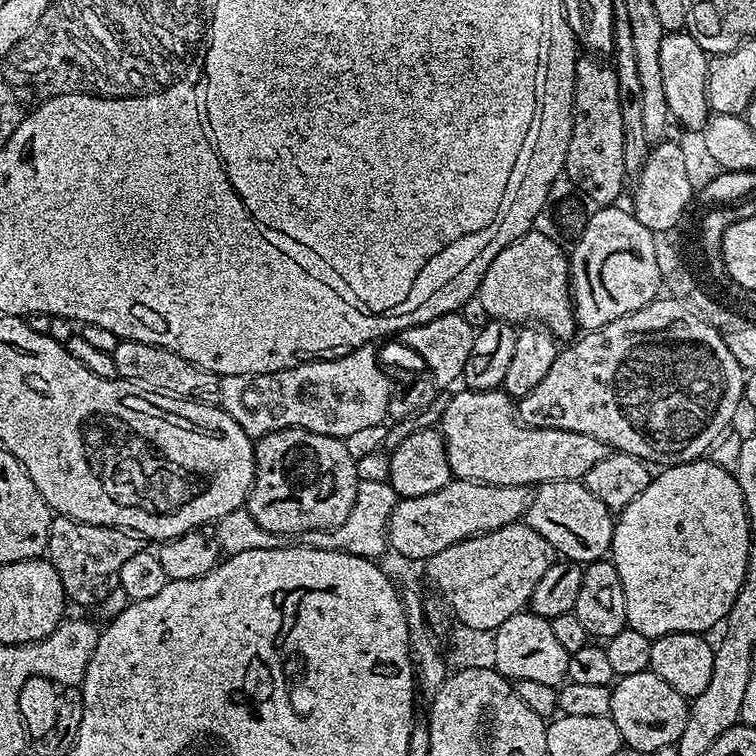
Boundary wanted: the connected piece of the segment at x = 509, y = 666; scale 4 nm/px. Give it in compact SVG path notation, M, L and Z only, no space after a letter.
M525 610L506 618L495 631L495 669L510 681L546 682L546 686L556 688L565 683L568 675L569 652L558 643L552 621Z

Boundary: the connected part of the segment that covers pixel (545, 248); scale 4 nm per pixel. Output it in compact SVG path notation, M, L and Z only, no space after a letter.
M540 231L527 232L493 256L480 283L478 299L493 320L504 320L513 326L536 321L551 330L553 336L568 342L578 332L576 310L572 306L570 256L560 249L558 241Z

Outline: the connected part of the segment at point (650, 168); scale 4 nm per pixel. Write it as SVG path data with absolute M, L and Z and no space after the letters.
M665 139L651 149L640 176L634 180L634 185L636 189L632 192L631 207L638 222L642 222L642 226L646 226L654 234L672 232L694 197L689 175L685 171L684 155L675 139Z

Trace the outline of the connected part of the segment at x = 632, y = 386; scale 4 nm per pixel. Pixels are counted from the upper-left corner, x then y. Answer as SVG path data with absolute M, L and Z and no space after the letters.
M657 298L634 314L626 314L593 332L584 332L565 348L568 348L565 352L564 349L557 351L554 366L550 366L550 374L546 374L546 378L542 378L542 382L538 382L538 386L534 386L530 394L519 397L516 415L525 428L549 428L550 430L570 430L574 434L590 434L590 438L598 438L600 442L606 442L609 449L625 452L645 462L657 460L660 466L671 466L701 459L716 441L723 437L728 430L726 428L731 424L739 406L741 408L743 403L746 373L738 360L734 358L734 354L730 353L723 333L704 322L702 318L695 317L686 306L680 305L671 298L664 298L664 300Z

